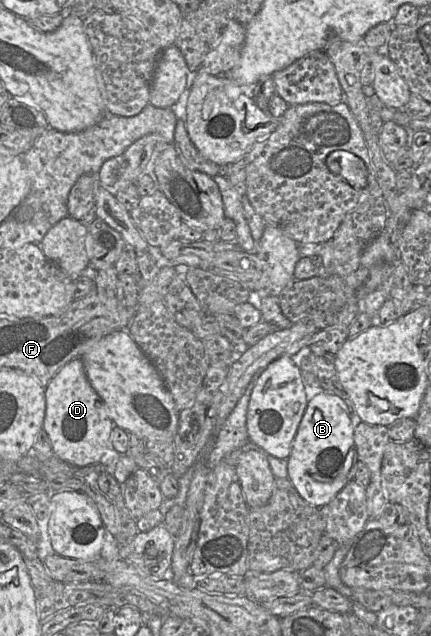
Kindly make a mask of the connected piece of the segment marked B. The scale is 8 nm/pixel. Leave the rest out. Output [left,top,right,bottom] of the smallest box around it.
[288,392,358,508]

